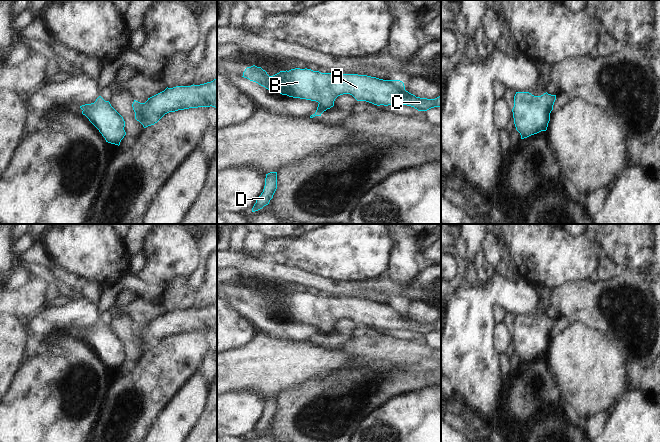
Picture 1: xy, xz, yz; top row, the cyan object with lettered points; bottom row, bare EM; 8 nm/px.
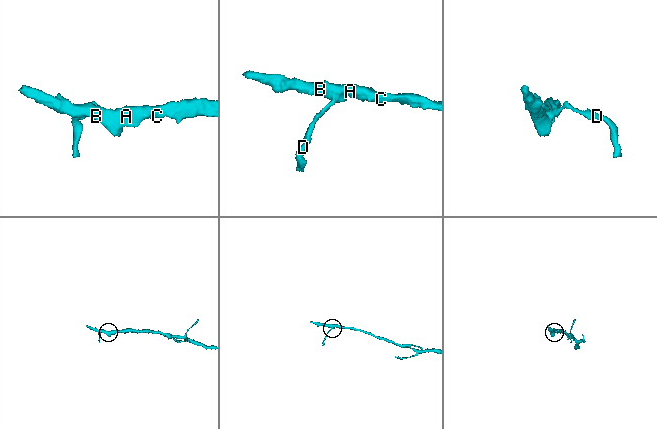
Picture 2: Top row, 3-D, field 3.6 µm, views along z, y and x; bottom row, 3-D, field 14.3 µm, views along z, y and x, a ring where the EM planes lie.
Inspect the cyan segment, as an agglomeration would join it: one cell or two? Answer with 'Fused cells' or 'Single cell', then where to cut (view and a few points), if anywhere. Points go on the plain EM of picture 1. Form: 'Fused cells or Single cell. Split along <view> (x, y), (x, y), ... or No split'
Single cell. No split.

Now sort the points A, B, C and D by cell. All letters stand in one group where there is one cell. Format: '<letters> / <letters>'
A B C D

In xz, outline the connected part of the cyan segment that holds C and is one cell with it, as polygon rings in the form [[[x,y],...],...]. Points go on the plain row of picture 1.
[[[253,289],[245,293],[242,301],[275,317],[279,315],[289,321],[318,326],[317,334],[310,342],[321,340],[343,318],[377,330],[407,329],[418,335],[441,331],[441,320],[435,323],[416,321],[405,314],[400,304],[383,304],[367,299],[321,297],[295,292],[269,300],[261,291]]]

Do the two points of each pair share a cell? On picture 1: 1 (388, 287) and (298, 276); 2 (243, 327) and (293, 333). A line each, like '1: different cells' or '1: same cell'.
1: same cell
2: different cells

